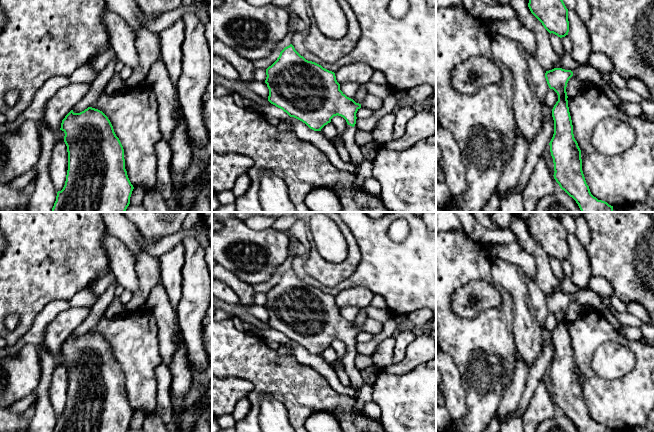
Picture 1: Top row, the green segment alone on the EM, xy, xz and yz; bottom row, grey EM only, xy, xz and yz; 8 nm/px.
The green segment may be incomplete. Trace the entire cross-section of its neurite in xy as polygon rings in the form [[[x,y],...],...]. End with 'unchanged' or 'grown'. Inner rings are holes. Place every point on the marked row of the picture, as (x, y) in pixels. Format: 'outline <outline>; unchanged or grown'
outline [[[88,107],[80,113],[71,110],[62,120],[64,142],[68,152],[68,170],[63,189],[57,192],[52,212],[125,212],[134,189],[125,169],[124,149],[108,117],[100,110]]]; unchanged

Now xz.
outline [[[290,44],[266,69],[266,75],[268,101],[310,129],[321,131],[334,116],[343,117],[348,124],[343,133],[345,147],[353,165],[361,165],[365,158],[354,140],[356,113],[361,104],[340,90],[334,72],[306,60]]]; grown

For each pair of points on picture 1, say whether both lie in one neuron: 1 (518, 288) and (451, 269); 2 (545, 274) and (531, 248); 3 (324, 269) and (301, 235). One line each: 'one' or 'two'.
1: two
2: one
3: two

